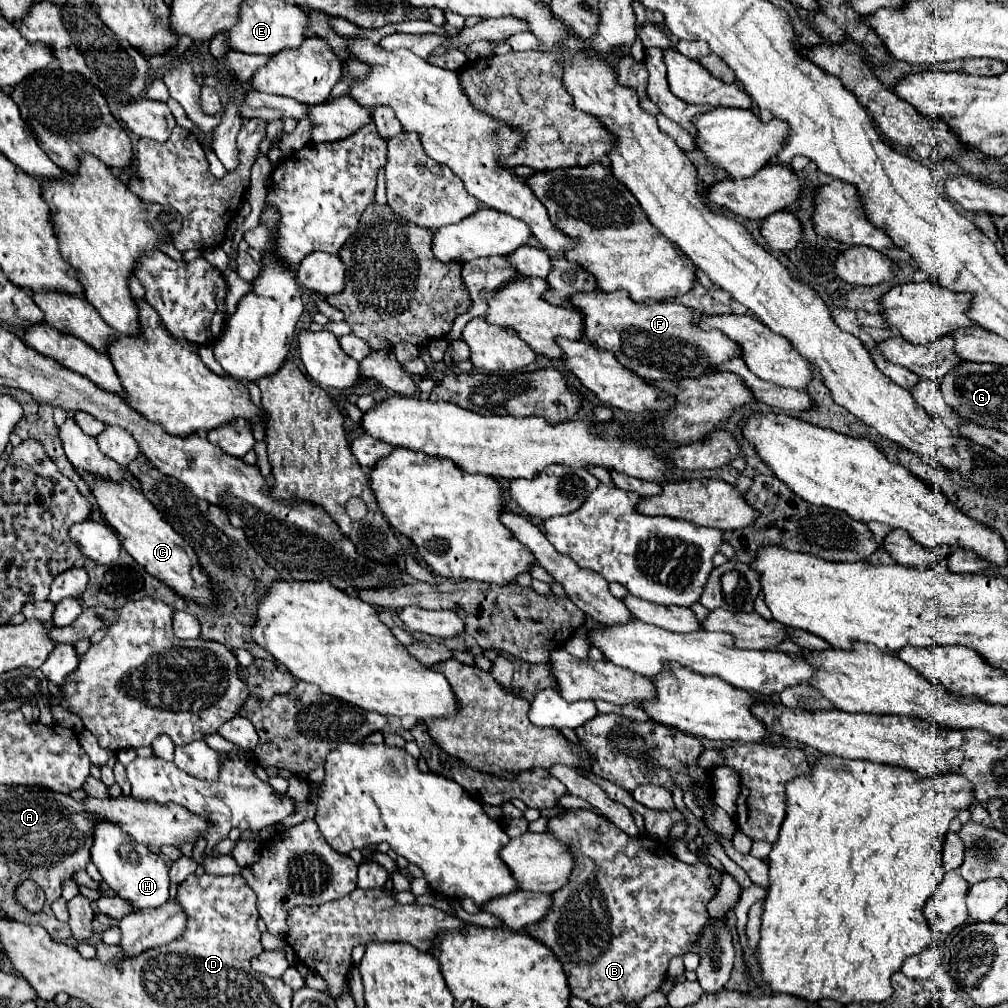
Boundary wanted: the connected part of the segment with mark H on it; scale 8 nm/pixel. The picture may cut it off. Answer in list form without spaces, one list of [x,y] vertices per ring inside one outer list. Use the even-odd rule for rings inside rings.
[[[106,819],[94,821],[94,843],[92,843],[92,863],[100,869],[104,883],[118,893],[118,897],[124,897],[132,901],[138,909],[148,907],[160,907],[168,901],[168,867],[162,861],[160,855],[150,851],[148,847],[136,843],[130,835],[124,835],[120,831],[118,823],[108,823]]]

